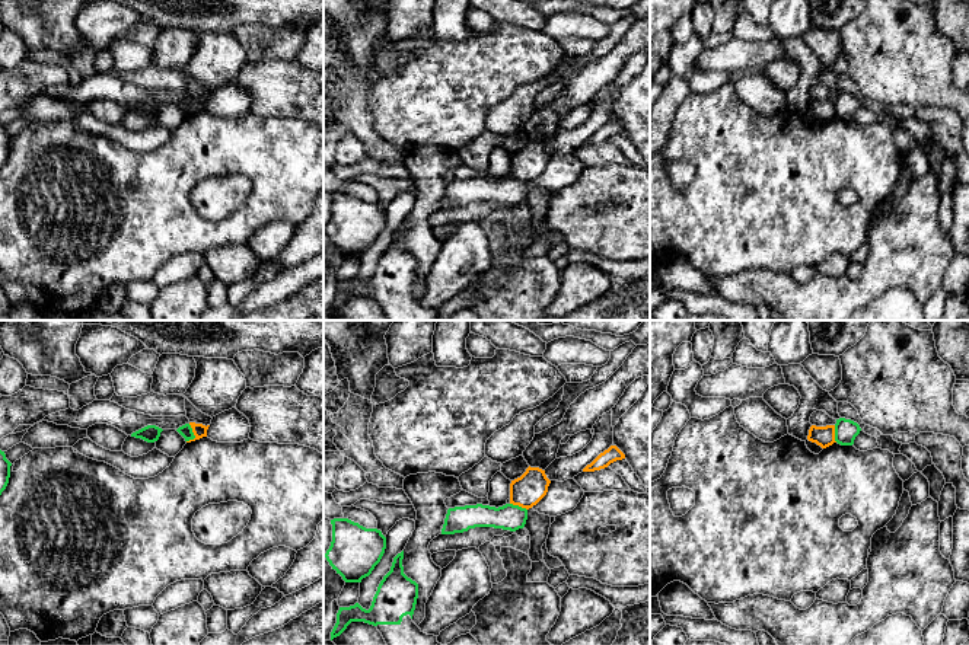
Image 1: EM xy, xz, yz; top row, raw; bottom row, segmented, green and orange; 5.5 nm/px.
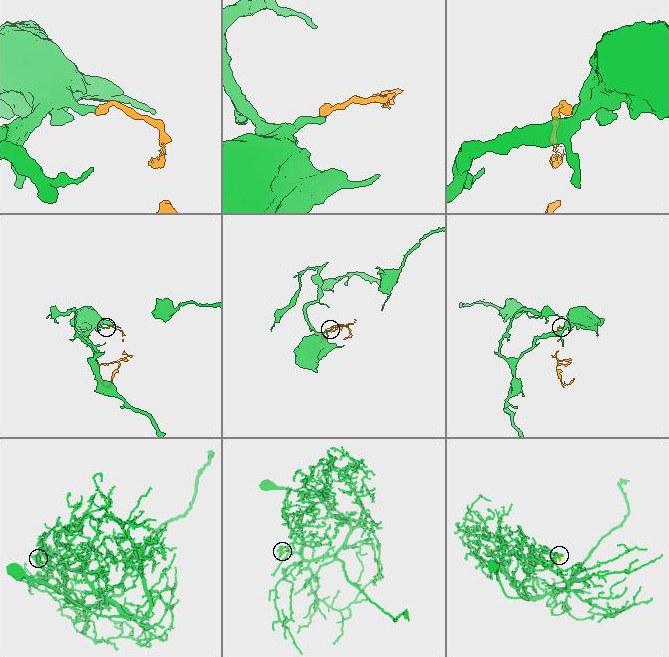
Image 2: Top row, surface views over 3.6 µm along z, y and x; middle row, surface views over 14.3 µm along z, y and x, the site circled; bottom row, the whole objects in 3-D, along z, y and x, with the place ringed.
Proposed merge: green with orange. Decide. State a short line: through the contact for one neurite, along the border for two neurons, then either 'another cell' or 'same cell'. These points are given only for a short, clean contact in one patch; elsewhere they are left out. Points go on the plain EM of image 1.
xy (188, 98), (194, 111), (187, 115) | another cell

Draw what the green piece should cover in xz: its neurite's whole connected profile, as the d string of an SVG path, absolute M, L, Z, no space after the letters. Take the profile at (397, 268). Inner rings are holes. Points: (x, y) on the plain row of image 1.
M404 224L393 232L391 245L380 255L369 284L358 277L340 281L331 314L340 310L351 296L364 296L377 301L388 320L436 320L437 310L424 307L414 296L412 288L418 272L418 258L404 248Z

